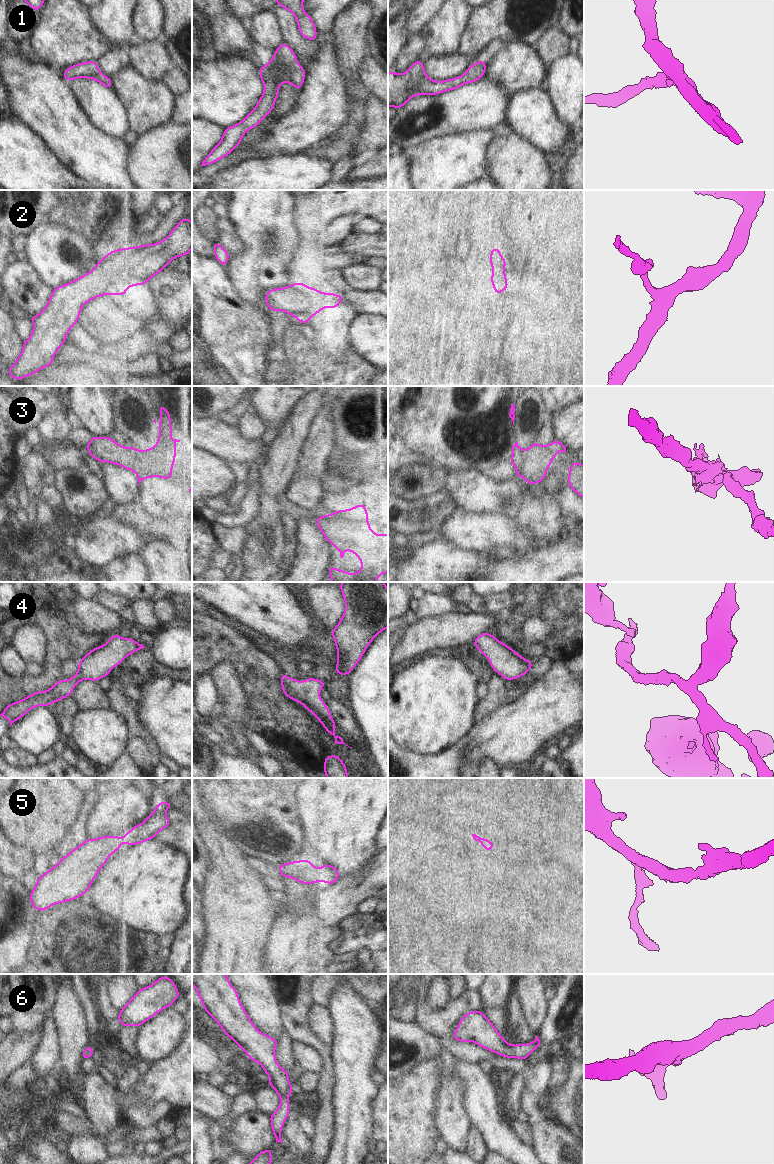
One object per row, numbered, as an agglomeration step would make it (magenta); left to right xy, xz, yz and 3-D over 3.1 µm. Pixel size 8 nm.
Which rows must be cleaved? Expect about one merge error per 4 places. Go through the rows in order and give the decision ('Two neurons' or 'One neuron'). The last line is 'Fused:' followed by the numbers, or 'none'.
1: One neuron
2: One neuron
3: One neuron
4: One neuron
5: One neuron
6: One neuron
Fused: none.

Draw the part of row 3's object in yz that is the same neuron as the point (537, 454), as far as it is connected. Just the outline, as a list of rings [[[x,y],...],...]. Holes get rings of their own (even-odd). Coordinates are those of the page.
[[[555,440],[549,445],[540,445],[535,441],[528,449],[521,449],[518,442],[512,446],[512,456],[509,461],[516,468],[516,477],[523,477],[526,485],[537,484],[545,480],[544,475],[552,464],[552,459],[557,457],[557,452],[565,452],[566,447]]]

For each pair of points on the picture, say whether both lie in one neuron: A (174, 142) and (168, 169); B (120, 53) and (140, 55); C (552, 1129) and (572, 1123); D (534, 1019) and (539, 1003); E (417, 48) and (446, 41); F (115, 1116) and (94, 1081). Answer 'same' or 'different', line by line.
A: same
B: different
C: different
D: same
E: different
F: same

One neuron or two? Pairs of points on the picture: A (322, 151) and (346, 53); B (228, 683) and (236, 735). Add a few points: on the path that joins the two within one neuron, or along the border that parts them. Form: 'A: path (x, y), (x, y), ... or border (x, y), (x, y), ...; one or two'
A: path (348, 132), (356, 119), (356, 91), (351, 79); one
B: path (233, 696), (237, 711), (237, 722); one

